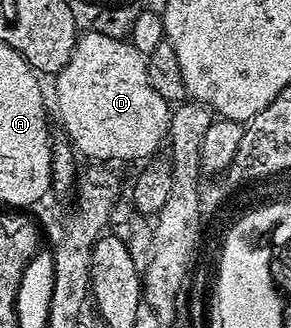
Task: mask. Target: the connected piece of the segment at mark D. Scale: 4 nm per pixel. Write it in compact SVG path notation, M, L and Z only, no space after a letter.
M86 33L79 37L68 64L64 64L62 71L53 79L58 118L66 129L65 137L83 159L90 158L86 160L98 164L134 162L137 158L156 153L158 145L167 141L172 106L163 100L160 92L156 92L148 80L147 55L139 52L128 40Z

